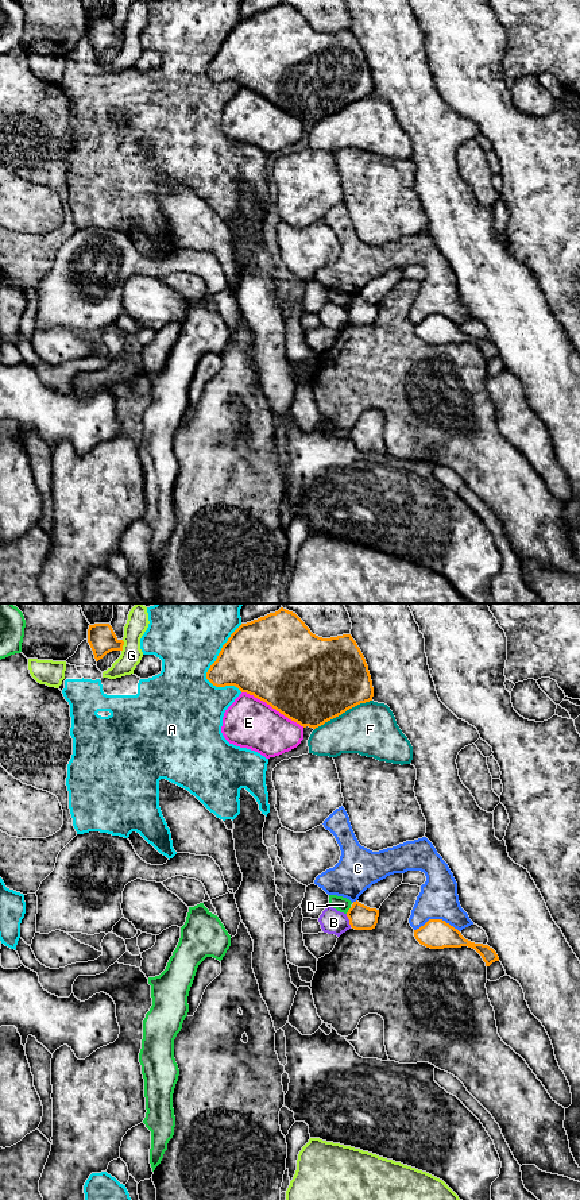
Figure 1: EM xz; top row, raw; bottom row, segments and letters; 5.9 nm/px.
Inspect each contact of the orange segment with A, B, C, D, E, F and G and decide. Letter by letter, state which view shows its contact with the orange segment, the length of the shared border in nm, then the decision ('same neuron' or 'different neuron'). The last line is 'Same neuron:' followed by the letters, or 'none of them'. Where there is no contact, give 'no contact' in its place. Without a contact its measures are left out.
A: contact in xz; length 420 nm; different neuron
B: contact in xz; length 90 nm; different neuron
C: contact in xz; length 280 nm; different neuron
D: contact in xz; length 50 nm; different neuron
E: contact in xz; length 440 nm; different neuron
F: contact in xz; length 380 nm; different neuron
G: contact in xz; length 70 nm; different neuron
Same neuron: none of them

